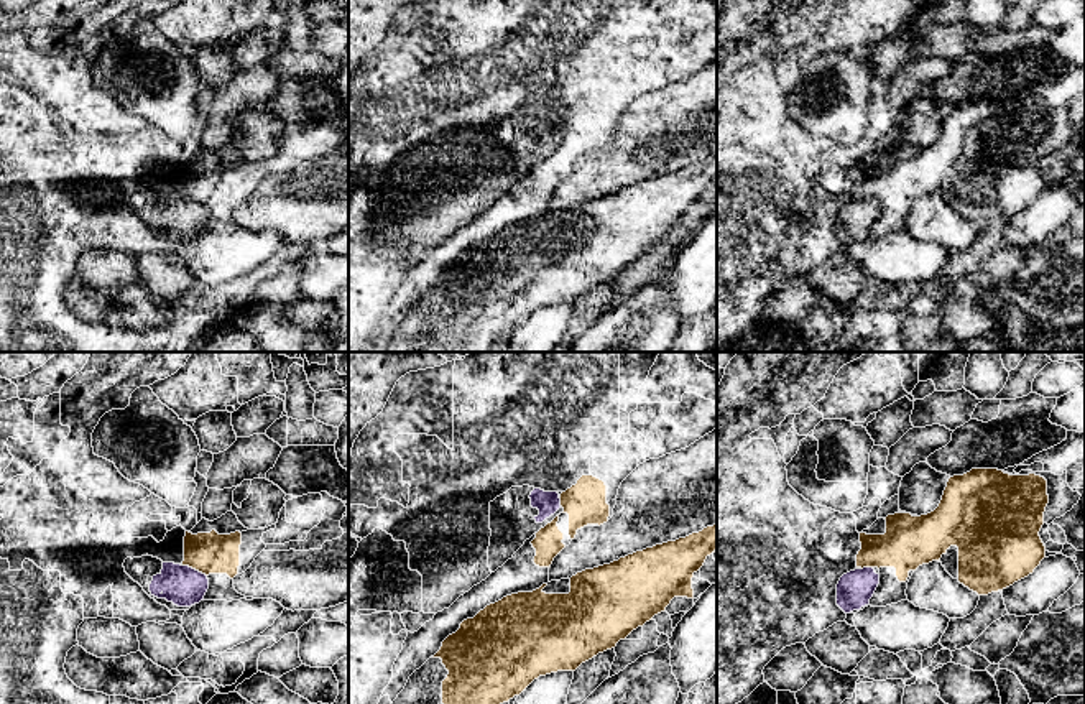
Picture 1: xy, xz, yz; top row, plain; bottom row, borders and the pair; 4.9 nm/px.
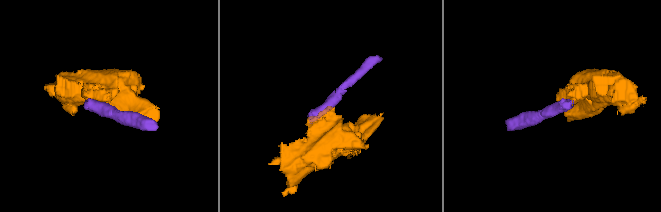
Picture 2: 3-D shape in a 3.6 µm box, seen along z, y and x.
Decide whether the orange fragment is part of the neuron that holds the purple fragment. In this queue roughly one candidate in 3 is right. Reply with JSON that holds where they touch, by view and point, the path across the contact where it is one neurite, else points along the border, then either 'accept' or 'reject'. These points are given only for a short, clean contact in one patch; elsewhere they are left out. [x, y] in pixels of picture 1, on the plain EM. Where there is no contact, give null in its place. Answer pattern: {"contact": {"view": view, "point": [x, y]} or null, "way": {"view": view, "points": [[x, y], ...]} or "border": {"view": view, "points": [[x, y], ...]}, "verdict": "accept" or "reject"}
{"contact": {"view": "xy", "point": [194, 201]}, "border": {"view": "xy", "points": [[183, 196], [206, 208]]}, "verdict": "reject"}

